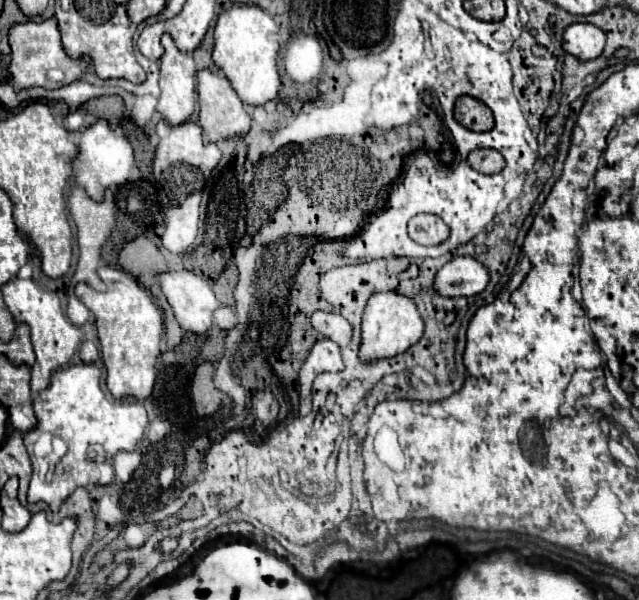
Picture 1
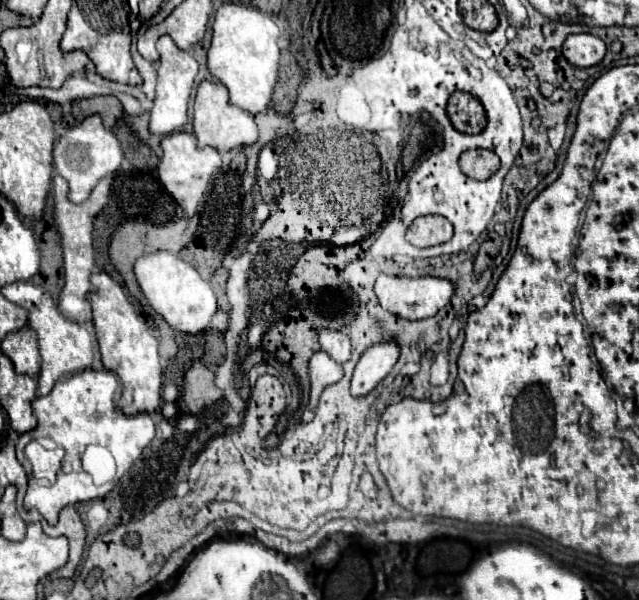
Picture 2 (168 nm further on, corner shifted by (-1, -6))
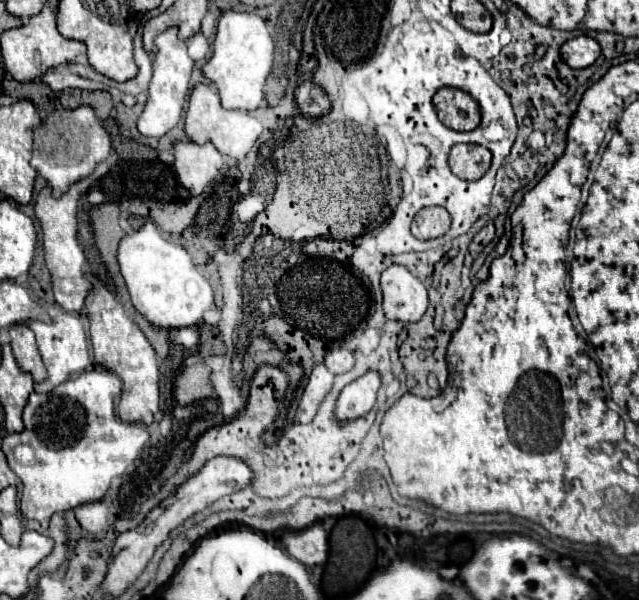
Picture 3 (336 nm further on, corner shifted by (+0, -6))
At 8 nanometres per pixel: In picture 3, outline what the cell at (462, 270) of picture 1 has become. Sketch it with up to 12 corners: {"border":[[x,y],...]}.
{"border":[[404,266],[380,276],[384,314],[418,322],[428,310],[426,286]]}

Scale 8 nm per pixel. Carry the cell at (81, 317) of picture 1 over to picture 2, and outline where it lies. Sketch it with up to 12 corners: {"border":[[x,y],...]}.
{"border":[[53,178],[53,222],[65,286],[57,306],[69,320],[91,320],[93,218],[109,204],[111,178],[73,204]]}

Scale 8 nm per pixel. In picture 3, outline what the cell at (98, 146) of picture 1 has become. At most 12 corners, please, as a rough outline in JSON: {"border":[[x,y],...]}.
{"border":[[88,106],[56,108],[34,132],[32,168],[60,198],[106,162]]}

